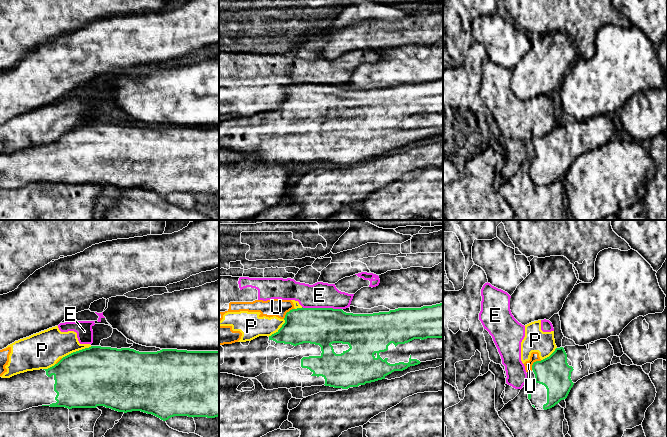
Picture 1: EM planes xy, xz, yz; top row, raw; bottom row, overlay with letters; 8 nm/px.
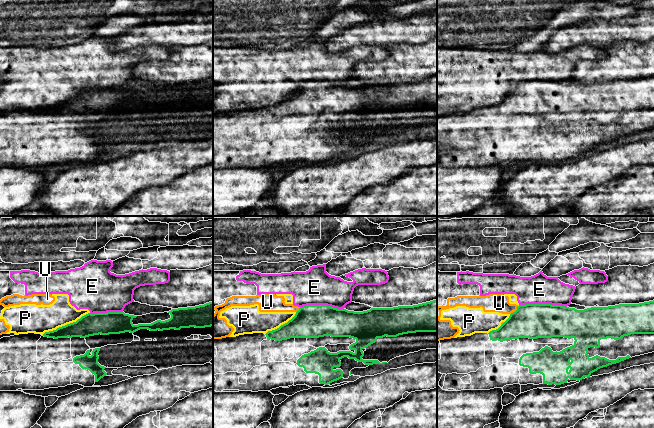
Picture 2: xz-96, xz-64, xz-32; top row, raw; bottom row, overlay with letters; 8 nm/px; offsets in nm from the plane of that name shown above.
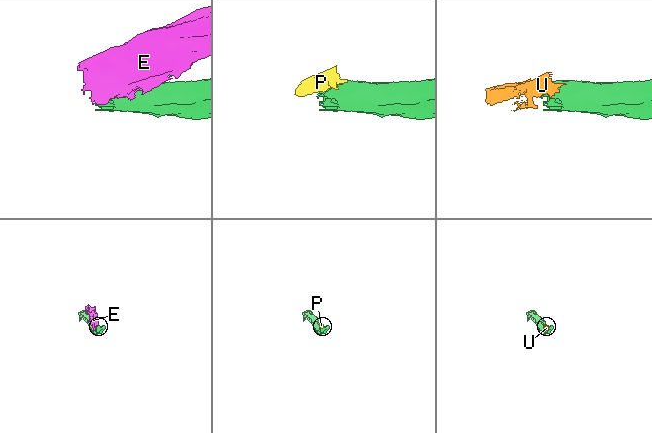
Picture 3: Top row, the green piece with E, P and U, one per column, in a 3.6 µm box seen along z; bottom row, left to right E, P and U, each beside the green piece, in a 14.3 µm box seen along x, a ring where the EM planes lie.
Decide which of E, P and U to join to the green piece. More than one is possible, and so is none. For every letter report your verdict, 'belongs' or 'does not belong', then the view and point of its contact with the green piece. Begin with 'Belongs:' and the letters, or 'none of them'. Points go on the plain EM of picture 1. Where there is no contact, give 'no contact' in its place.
Belongs: none of them
E: does not belong; meets green in xz at (322, 84)
P: does not belong; meets green in xy at (76, 127)
U: does not belong; meets green in yz at (534, 138)

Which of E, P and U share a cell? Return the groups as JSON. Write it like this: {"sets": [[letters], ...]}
{"sets": [["E", "P", "U"]]}

